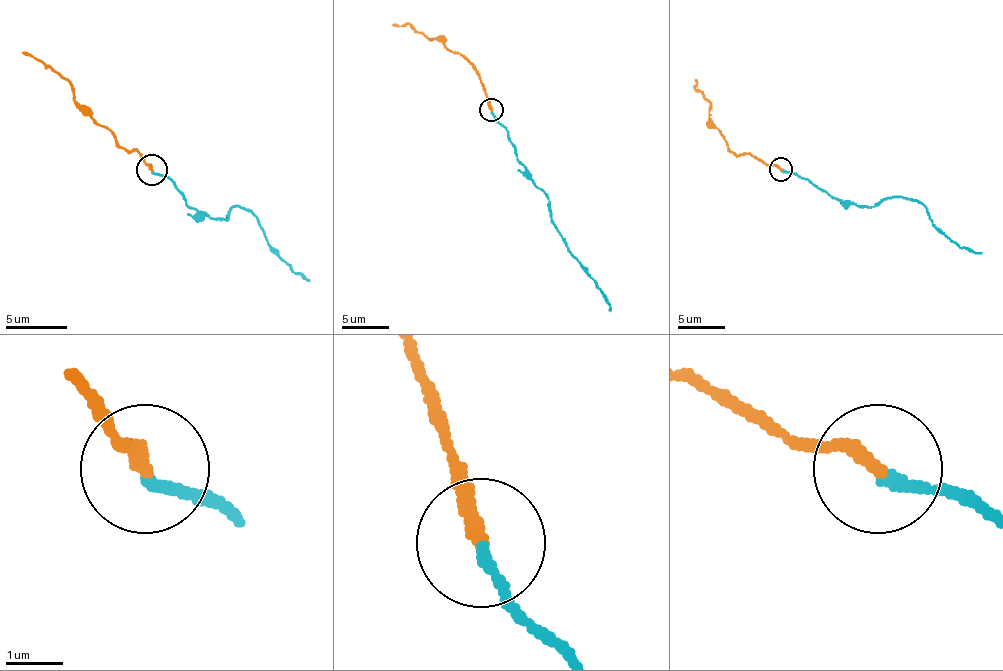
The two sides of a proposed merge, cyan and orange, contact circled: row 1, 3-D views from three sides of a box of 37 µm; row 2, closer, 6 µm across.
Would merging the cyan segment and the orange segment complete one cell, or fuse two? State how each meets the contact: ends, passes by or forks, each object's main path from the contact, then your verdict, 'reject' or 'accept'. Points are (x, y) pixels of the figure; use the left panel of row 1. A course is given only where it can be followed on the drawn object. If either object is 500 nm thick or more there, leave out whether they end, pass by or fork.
cyan ends there; orange ends there; cyan runs (152, 170), (174, 183), (186, 204), (211, 217), (227, 220), (233, 208), (245, 208), (264, 239), (310, 282); orange runs (152, 170), (137, 149), (124, 149), (81, 105), (59, 74), (22, 53); accept

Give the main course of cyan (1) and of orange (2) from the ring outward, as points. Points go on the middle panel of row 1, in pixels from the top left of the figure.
1: (492, 110), (506, 129), (517, 159), (548, 199), (553, 225), (576, 261), (593, 277), (611, 310)
2: (492, 110), (480, 72), (463, 56), (437, 40), (428, 40), (421, 32), (393, 23)

